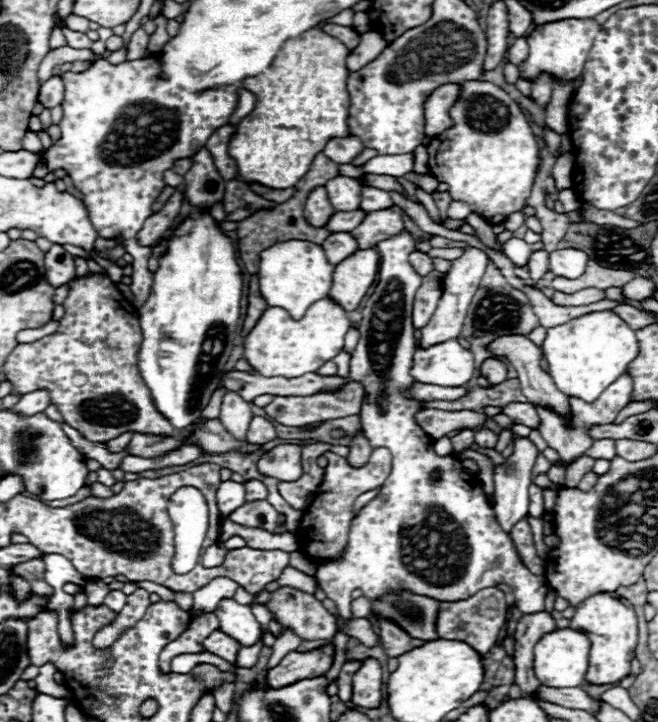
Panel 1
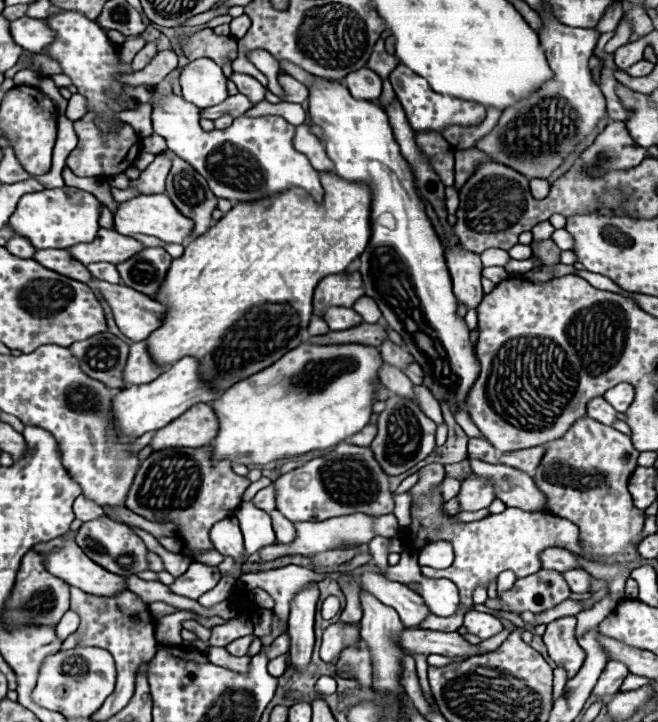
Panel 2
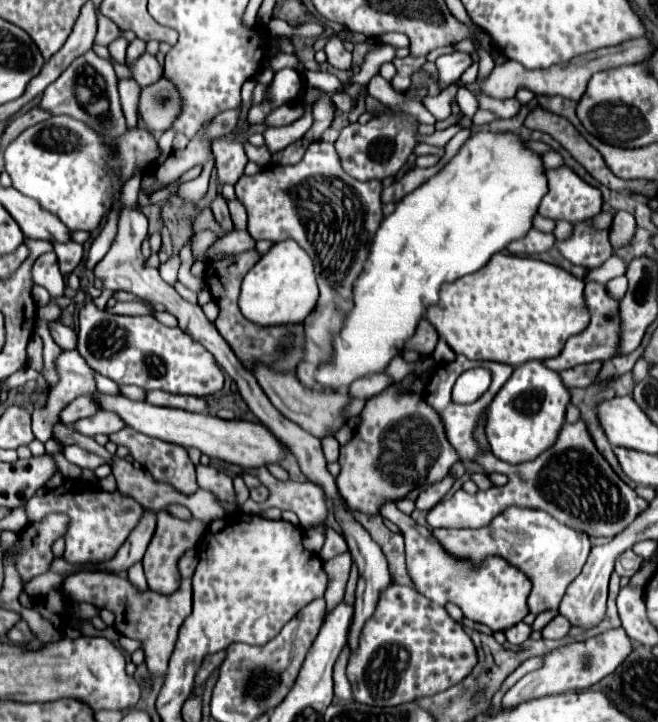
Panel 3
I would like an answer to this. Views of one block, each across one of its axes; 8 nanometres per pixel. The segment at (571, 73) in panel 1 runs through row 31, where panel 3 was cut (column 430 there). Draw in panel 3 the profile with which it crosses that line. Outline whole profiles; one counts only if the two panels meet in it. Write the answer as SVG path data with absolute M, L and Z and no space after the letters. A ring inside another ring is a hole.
M386 500L380 506L380 514L400 528L406 540L408 574L420 594L428 596L440 606L446 606L448 602L452 602L464 612L466 618L486 624L492 630L506 630L518 624L528 614L526 598L530 594L532 584L518 568L512 568L506 560L492 556L492 558L486 558L478 570L472 570L468 562L448 556L442 550L440 542L432 536L432 532L424 526L418 526L408 514L400 512L394 500Z

